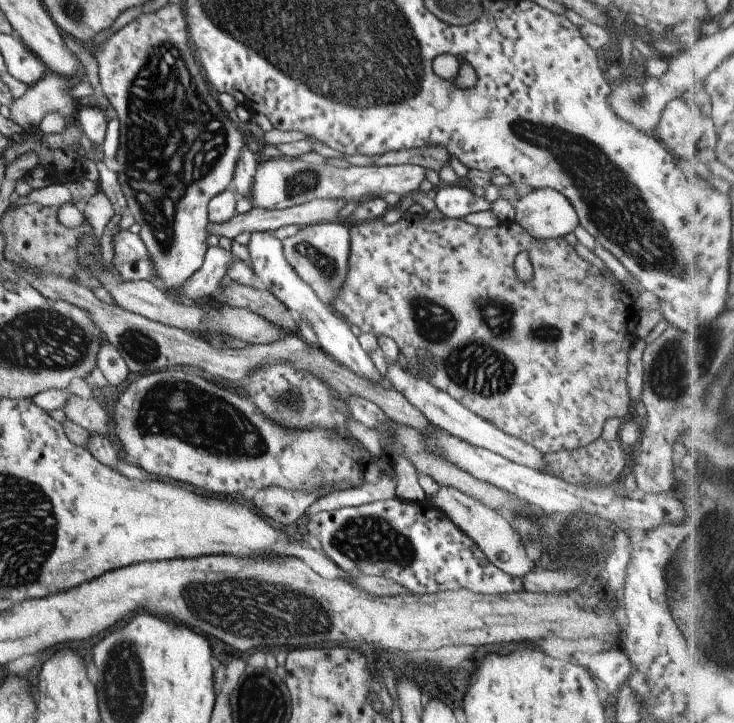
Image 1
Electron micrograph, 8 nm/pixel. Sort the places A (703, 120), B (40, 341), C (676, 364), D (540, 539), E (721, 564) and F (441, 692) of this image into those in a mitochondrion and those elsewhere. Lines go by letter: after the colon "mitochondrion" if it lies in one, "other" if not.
A: other
B: mitochondrion
C: mitochondrion
D: mitochondrion
E: mitochondrion
F: other

